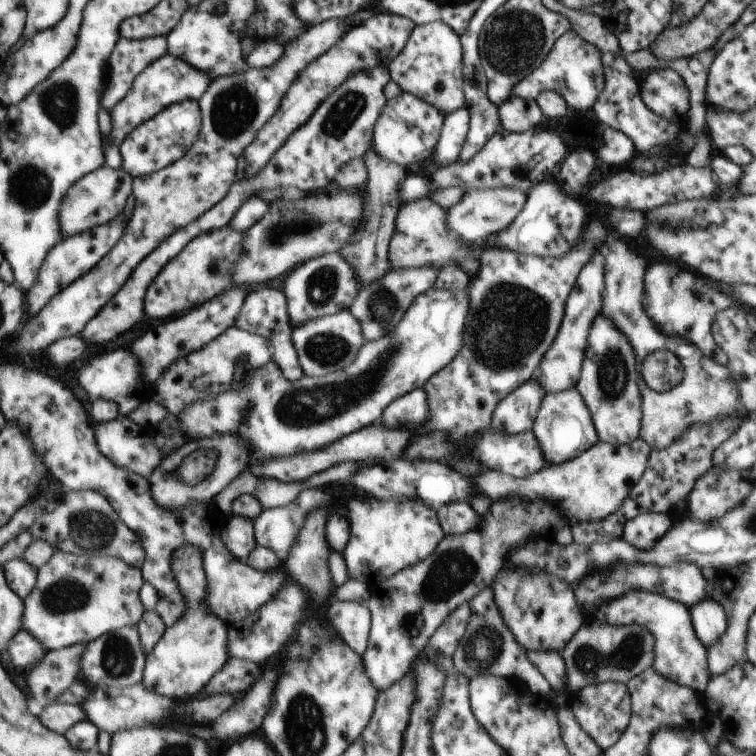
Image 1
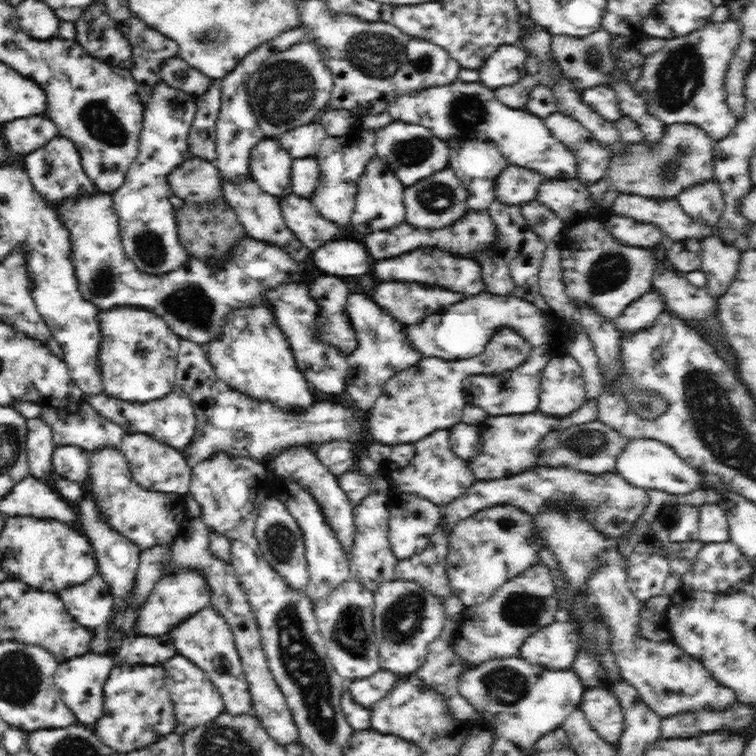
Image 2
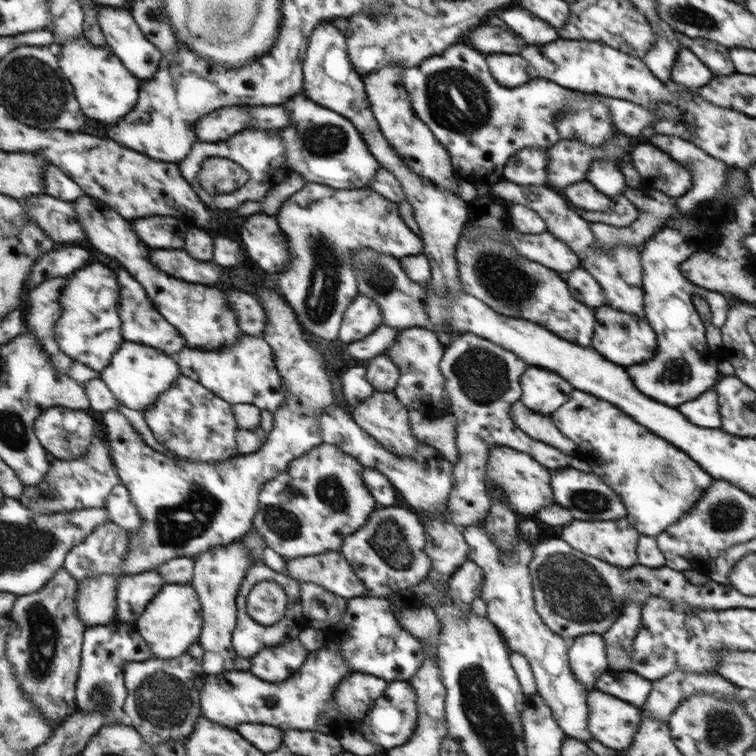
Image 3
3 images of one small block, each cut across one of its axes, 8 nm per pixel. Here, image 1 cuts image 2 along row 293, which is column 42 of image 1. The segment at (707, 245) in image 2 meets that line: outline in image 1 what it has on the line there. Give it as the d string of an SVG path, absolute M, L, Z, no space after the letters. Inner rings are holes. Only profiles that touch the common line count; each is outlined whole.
M57 701L43 710L39 720L47 728L51 728L51 730L55 730L59 734L65 734L67 730L71 730L77 723L89 721L89 716L87 716L87 712L85 712L82 705Z

